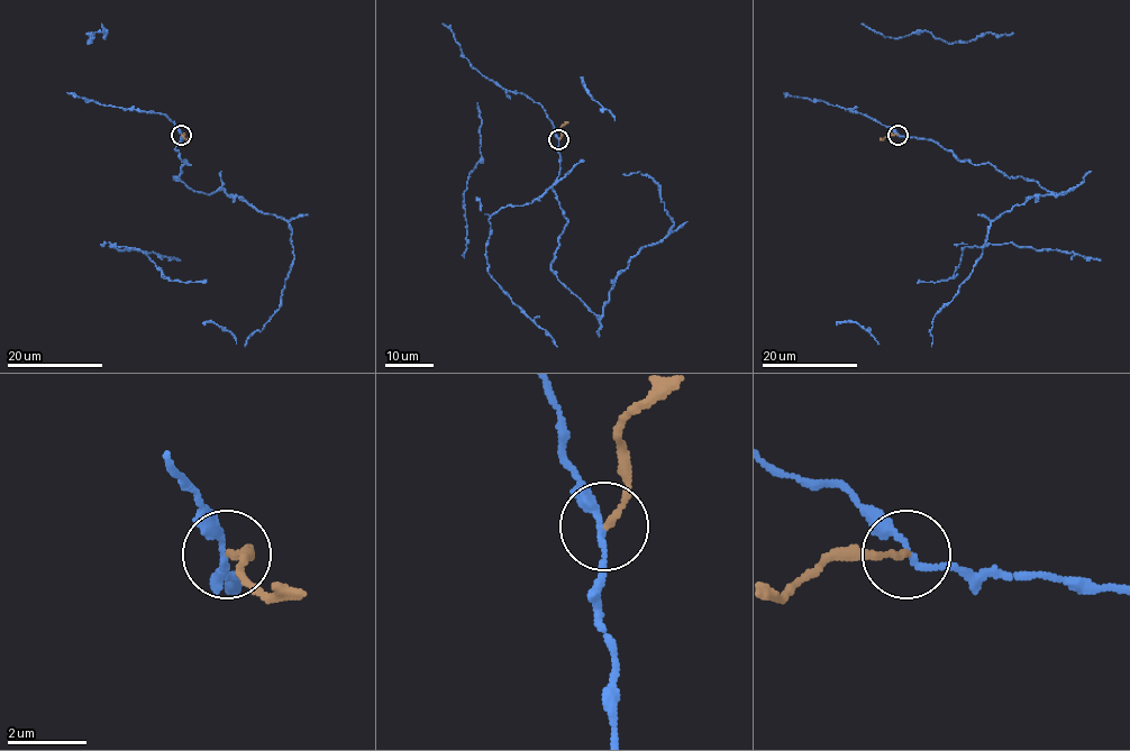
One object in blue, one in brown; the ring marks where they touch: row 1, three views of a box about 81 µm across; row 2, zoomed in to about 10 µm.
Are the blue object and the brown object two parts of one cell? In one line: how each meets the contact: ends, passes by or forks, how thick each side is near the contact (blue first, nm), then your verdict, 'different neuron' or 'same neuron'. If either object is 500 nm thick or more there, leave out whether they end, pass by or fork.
blue passes by | brown ends | 140/160 nm | different neuron

